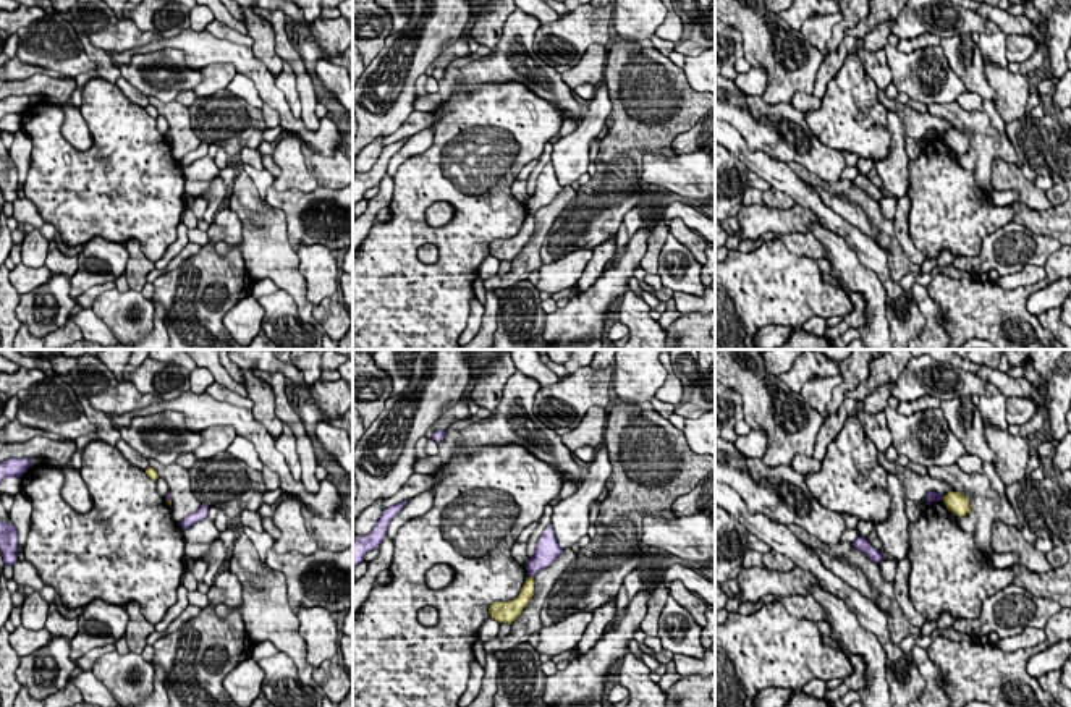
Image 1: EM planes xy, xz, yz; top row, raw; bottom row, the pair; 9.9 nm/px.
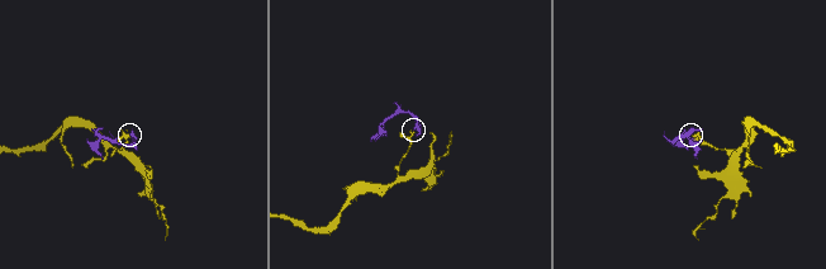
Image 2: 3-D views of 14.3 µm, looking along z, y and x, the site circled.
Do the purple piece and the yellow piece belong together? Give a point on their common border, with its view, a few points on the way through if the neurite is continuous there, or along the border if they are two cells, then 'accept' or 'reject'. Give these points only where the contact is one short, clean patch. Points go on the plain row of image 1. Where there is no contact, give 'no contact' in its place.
xz (531, 214) | along xz (528, 212), (533, 215) | reject

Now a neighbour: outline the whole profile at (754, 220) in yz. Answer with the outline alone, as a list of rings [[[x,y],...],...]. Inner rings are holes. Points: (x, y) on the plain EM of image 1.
[[[767,204],[741,205],[738,218],[741,241],[757,241],[765,233],[809,233],[814,223],[820,223],[811,209],[799,204],[791,209]]]

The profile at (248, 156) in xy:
[[[243,147],[243,150],[238,155],[239,165],[251,165],[256,170],[264,170],[262,165],[262,154],[259,149]]]

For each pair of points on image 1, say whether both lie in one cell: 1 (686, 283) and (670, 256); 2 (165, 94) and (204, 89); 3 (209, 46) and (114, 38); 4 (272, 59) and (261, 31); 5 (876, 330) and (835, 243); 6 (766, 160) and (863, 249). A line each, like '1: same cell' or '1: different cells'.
1: same cell
2: different cells
3: different cells
4: same cell
5: same cell
6: same cell

